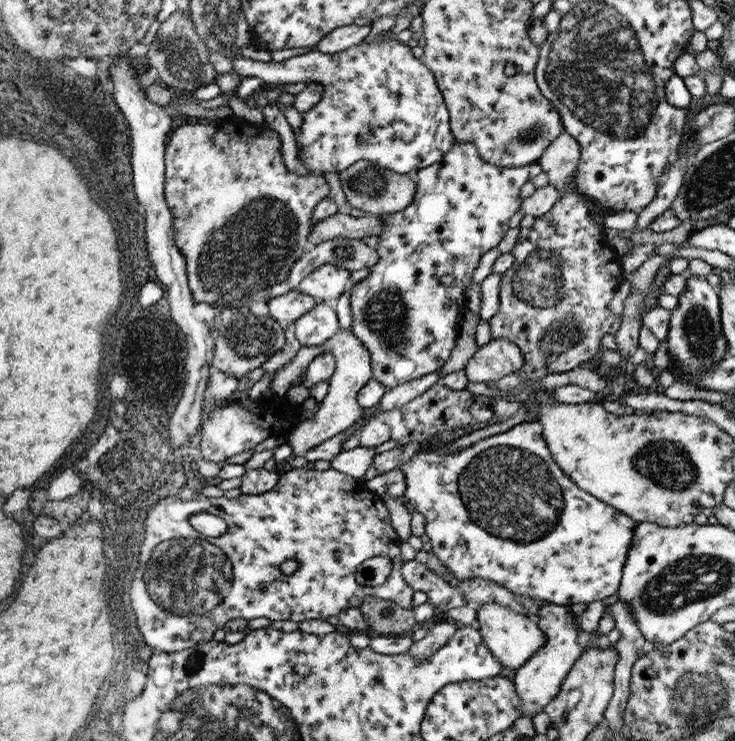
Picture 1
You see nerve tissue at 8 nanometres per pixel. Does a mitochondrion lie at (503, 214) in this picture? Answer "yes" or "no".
no

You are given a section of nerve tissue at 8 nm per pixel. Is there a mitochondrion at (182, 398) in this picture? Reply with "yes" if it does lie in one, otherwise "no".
no

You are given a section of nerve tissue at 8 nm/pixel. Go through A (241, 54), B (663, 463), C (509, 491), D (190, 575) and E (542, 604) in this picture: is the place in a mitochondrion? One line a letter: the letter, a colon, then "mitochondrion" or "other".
A: other
B: mitochondrion
C: mitochondrion
D: mitochondrion
E: other

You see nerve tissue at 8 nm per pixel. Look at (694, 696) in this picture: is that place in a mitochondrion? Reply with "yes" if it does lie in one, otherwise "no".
yes

